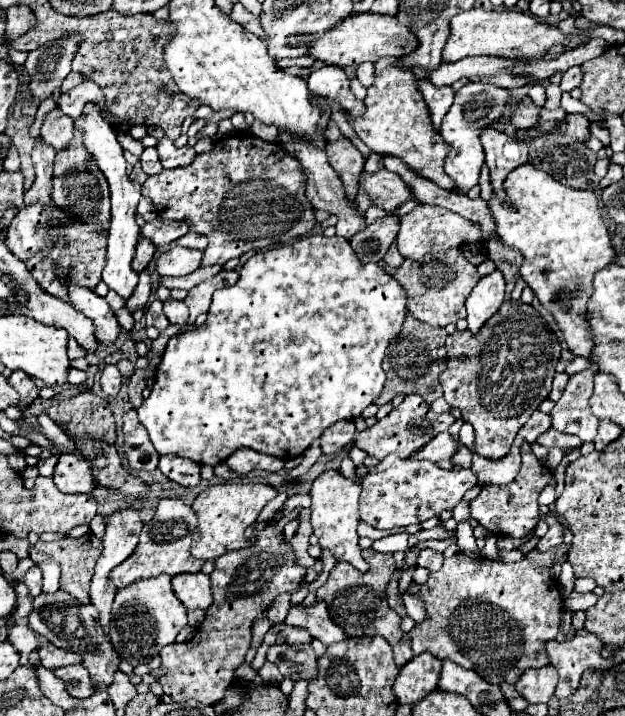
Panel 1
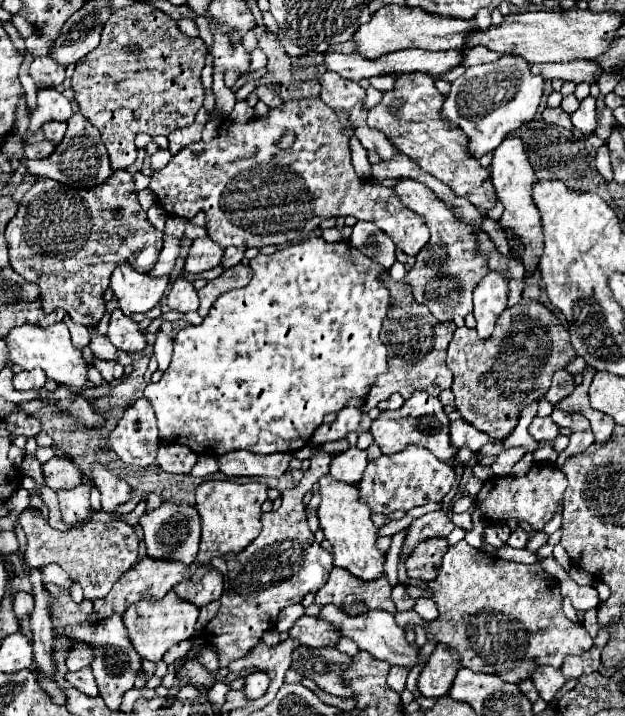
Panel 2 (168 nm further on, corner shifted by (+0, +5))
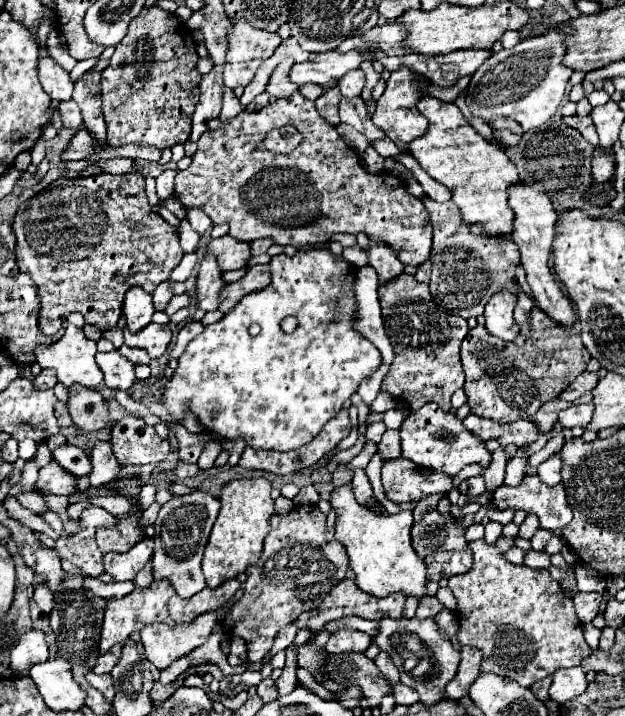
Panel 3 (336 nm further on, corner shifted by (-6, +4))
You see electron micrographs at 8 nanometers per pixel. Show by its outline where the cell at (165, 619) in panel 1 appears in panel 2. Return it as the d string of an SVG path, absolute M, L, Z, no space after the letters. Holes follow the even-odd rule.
M168 591L162 599L152 599L144 597L136 603L132 603L124 613L122 621L128 629L128 637L132 641L132 647L142 659L148 661L160 661L162 655L176 643L192 637L194 633L194 623L198 619L198 607L192 605L190 601L182 601L176 597L174 591Z

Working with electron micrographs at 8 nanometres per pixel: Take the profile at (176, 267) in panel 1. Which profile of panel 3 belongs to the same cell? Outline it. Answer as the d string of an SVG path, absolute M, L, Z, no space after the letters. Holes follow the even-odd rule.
M222 236L222 238L212 240L208 244L208 252L216 254L222 270L240 270L248 266L252 258L250 244L232 236Z

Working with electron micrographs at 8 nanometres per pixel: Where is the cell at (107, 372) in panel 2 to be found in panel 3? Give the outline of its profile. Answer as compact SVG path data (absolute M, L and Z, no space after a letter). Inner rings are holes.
M118 350L112 352L98 352L96 354L96 362L104 372L104 384L108 388L118 388L118 390L130 390L136 382L136 374L134 374L134 364L128 362L128 358L124 358Z

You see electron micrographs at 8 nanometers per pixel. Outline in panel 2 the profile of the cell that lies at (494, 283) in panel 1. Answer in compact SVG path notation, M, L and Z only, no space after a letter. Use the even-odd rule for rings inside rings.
M490 271L474 289L474 317L476 331L488 339L494 331L498 315L508 305L508 279L500 271Z

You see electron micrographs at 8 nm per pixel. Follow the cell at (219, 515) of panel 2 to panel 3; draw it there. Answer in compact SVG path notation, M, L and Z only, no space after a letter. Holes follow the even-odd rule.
M266 478L232 480L224 486L220 496L222 508L202 558L202 572L208 588L218 588L222 582L236 578L240 572L244 572L260 560L264 538L270 532L268 520L274 514L274 500L270 496L270 490L272 486Z

